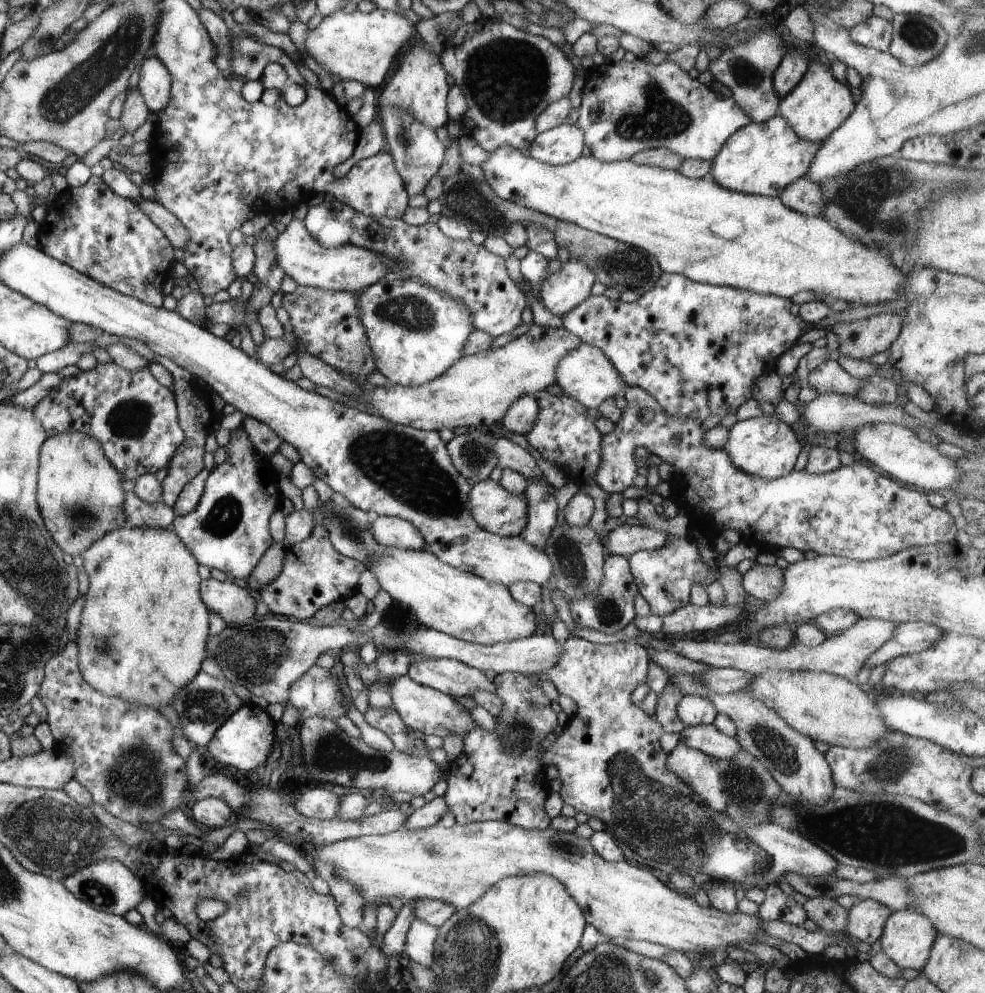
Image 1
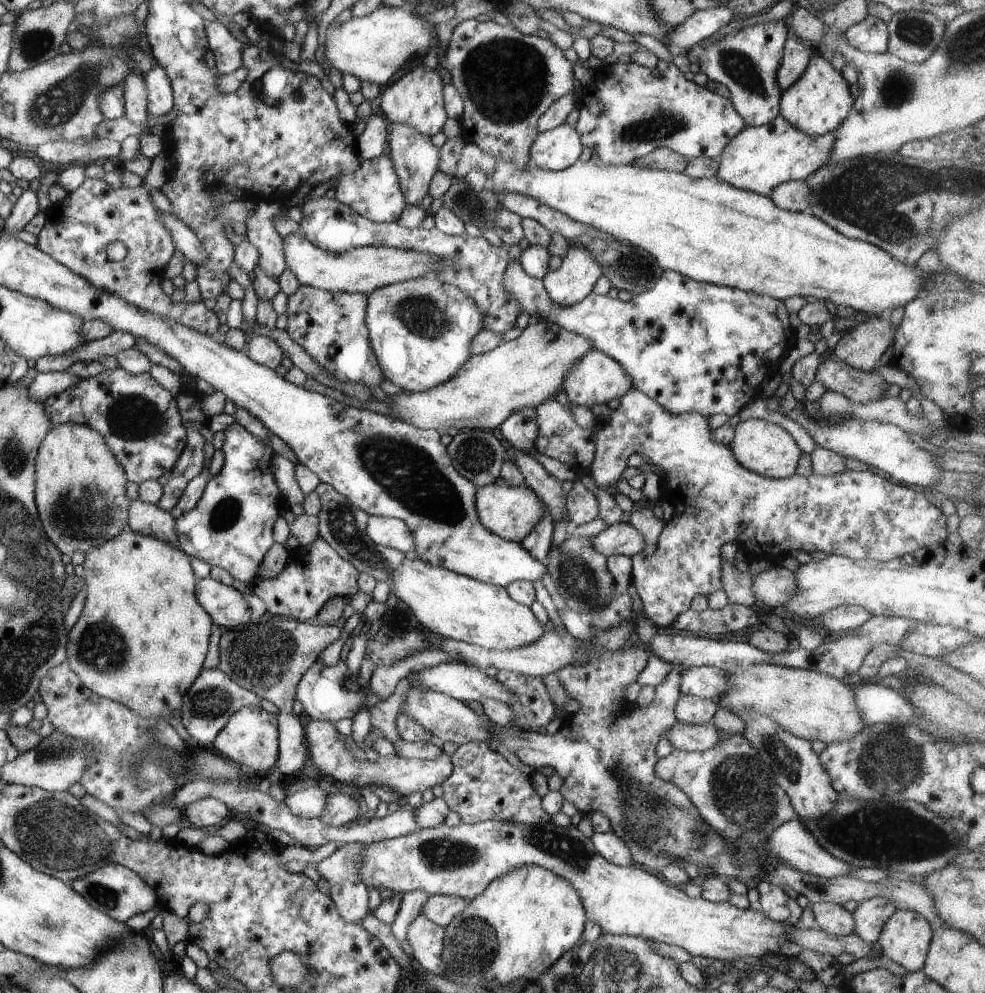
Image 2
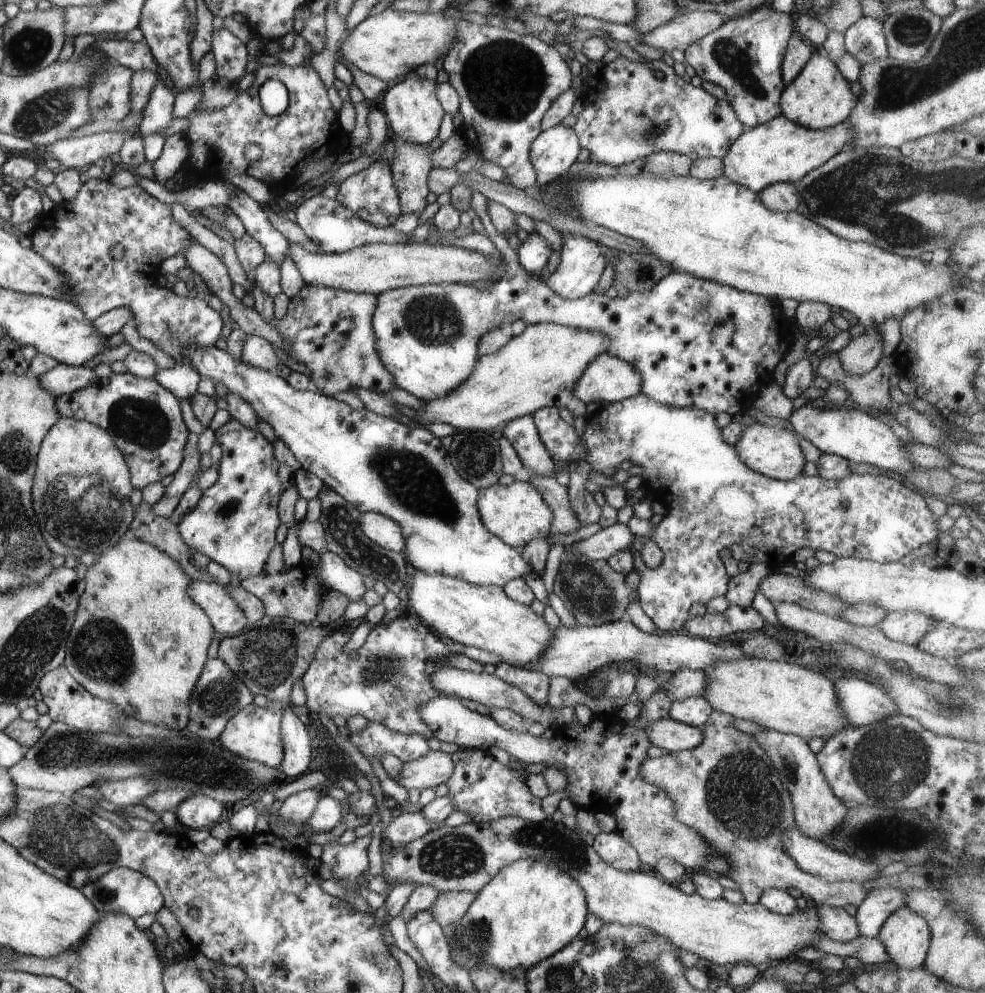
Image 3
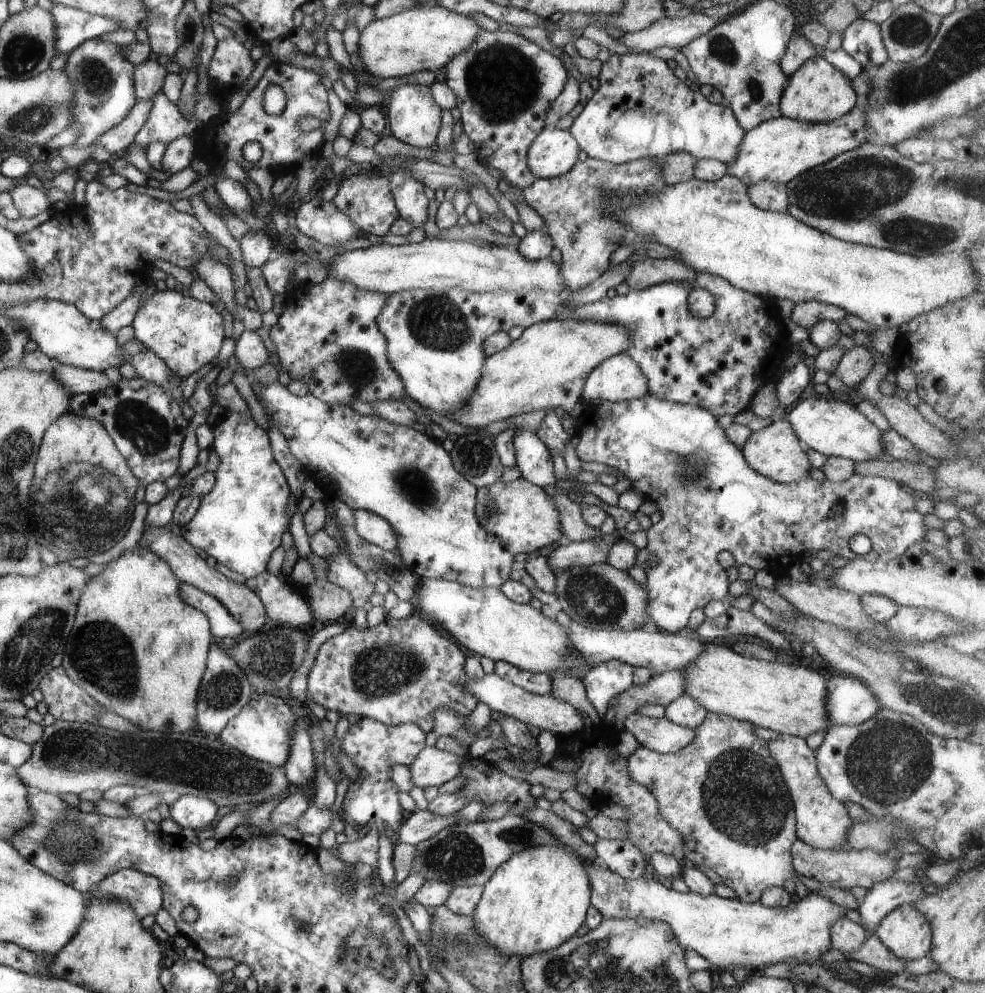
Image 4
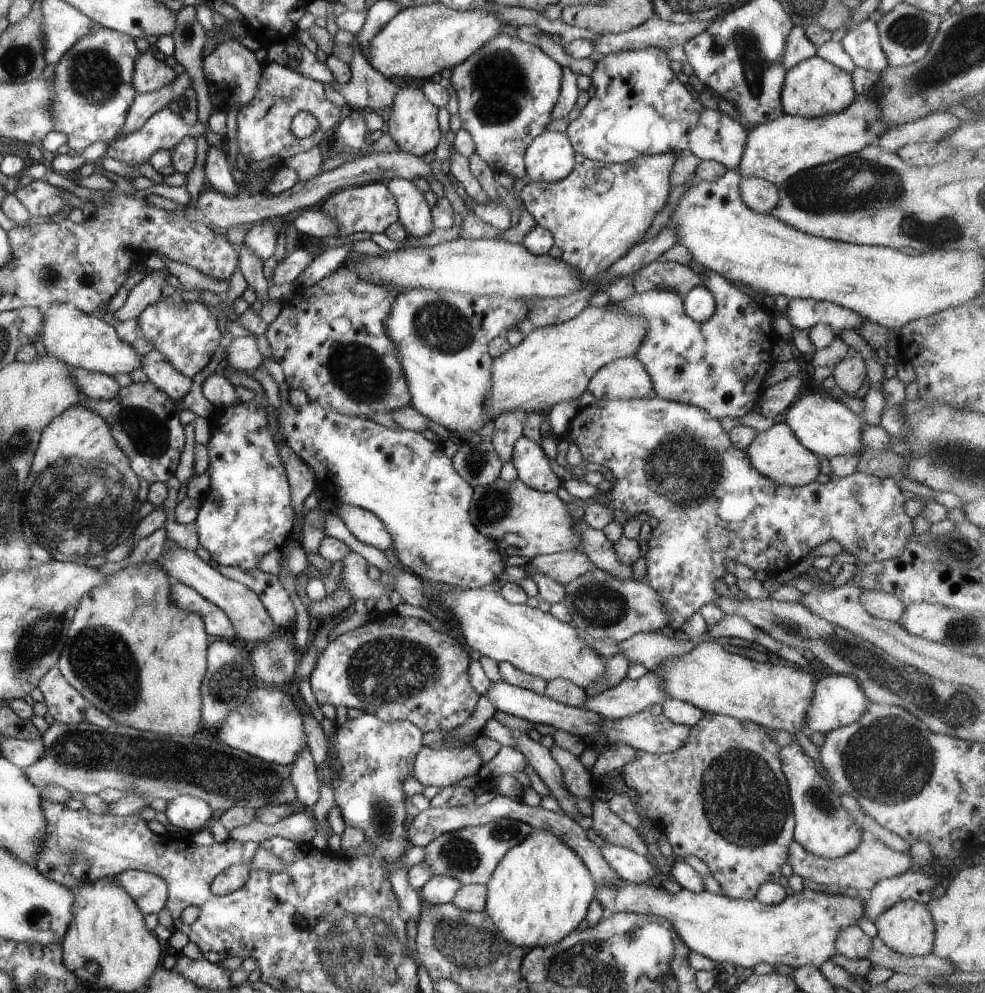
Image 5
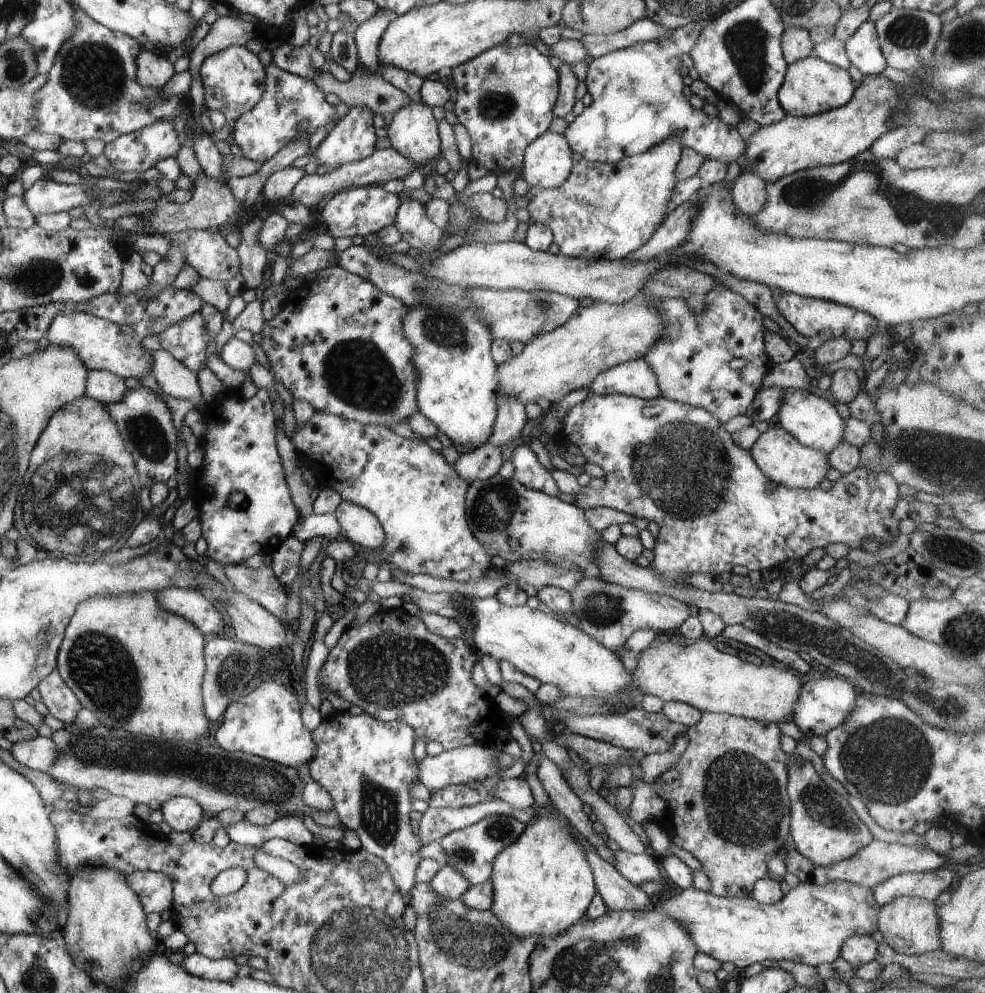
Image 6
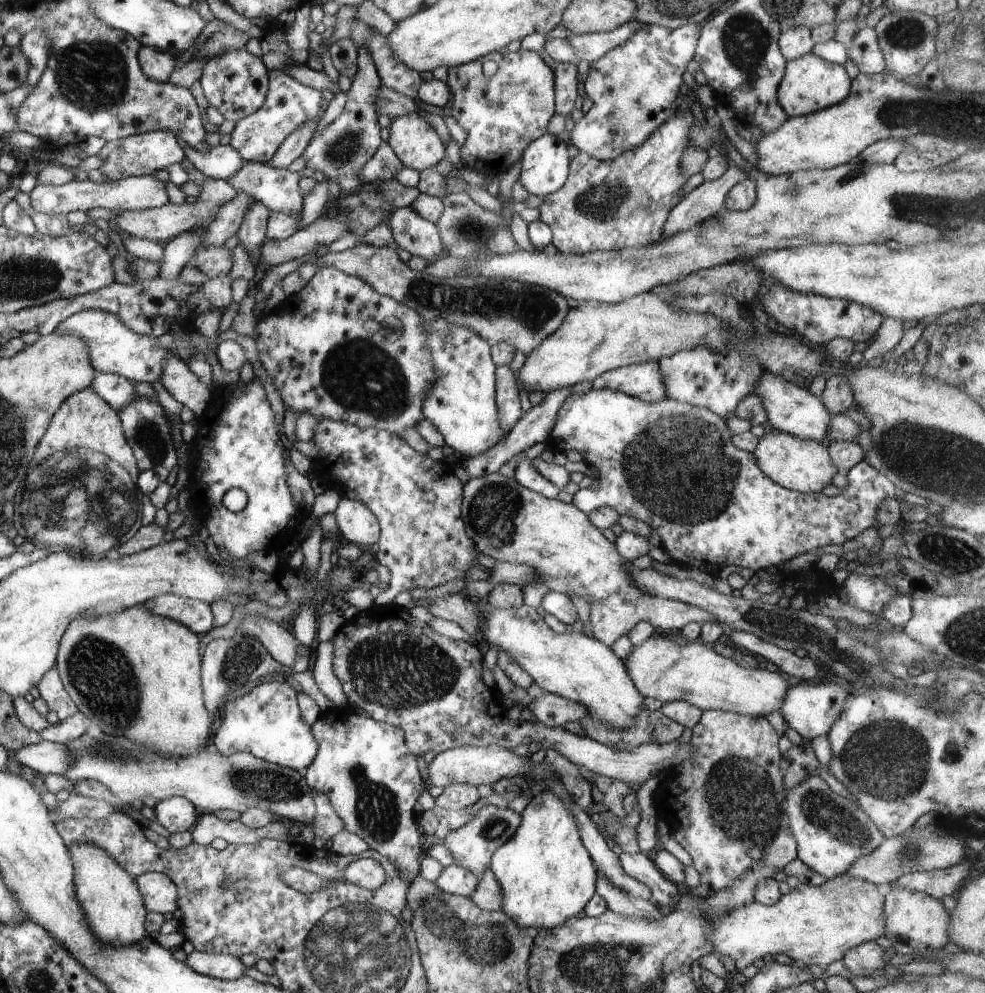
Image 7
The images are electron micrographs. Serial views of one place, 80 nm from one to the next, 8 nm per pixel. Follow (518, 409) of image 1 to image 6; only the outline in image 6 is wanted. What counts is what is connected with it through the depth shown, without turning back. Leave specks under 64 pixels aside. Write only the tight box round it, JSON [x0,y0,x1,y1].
[512,444,558,497]

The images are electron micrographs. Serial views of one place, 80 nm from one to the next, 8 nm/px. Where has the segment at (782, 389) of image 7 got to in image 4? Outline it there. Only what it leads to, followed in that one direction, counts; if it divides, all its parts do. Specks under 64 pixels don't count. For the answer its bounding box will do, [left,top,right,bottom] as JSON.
[786,396,886,463]

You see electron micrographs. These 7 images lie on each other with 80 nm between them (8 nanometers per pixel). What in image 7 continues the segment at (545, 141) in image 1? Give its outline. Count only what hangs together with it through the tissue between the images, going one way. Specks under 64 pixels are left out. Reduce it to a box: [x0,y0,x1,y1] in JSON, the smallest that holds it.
[518,133,568,197]

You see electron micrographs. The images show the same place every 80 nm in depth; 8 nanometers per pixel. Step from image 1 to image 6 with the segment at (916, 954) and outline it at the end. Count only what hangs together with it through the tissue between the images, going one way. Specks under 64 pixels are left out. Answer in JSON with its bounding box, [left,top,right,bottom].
[878,896,942,955]

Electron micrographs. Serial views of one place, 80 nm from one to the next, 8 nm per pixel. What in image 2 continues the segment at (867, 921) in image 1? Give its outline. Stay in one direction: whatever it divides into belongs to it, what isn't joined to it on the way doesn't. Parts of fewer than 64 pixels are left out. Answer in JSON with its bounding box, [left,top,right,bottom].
[852,897,895,944]

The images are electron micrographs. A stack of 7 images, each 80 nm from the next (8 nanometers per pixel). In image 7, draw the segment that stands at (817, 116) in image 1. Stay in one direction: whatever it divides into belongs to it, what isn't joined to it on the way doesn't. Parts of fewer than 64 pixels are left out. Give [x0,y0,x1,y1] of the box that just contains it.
[777,52,851,117]

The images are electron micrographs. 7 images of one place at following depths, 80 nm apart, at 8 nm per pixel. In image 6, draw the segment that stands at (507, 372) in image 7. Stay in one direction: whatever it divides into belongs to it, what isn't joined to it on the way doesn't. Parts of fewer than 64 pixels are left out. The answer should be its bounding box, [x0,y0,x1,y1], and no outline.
[490,396,529,445]

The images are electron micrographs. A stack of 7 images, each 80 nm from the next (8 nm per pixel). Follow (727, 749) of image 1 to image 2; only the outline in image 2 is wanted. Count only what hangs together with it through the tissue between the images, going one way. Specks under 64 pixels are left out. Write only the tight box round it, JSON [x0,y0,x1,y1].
[665,721,722,752]

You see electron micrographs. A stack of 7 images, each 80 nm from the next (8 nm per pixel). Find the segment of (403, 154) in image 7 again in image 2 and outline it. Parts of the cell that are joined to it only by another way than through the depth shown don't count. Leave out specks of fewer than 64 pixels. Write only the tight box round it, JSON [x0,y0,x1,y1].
[379,61,448,138]

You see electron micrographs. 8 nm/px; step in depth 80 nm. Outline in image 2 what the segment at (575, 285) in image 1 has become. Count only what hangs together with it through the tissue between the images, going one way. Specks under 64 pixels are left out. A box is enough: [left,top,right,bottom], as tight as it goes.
[542,244,603,306]

